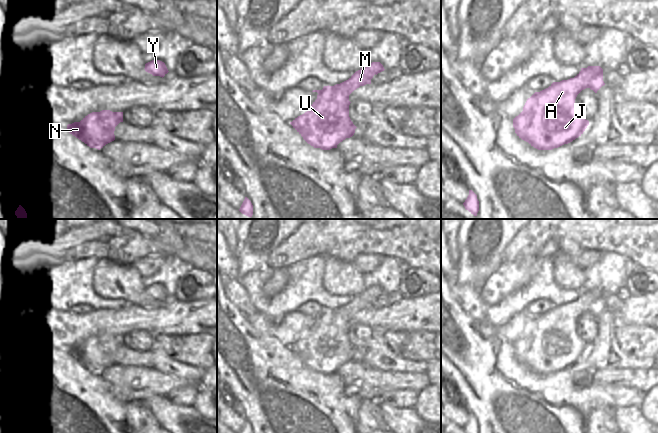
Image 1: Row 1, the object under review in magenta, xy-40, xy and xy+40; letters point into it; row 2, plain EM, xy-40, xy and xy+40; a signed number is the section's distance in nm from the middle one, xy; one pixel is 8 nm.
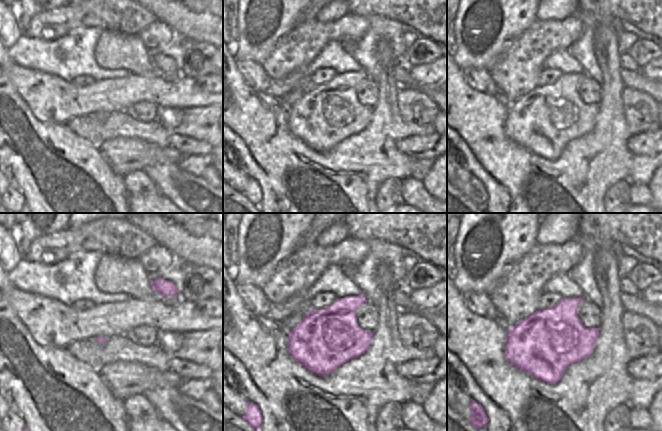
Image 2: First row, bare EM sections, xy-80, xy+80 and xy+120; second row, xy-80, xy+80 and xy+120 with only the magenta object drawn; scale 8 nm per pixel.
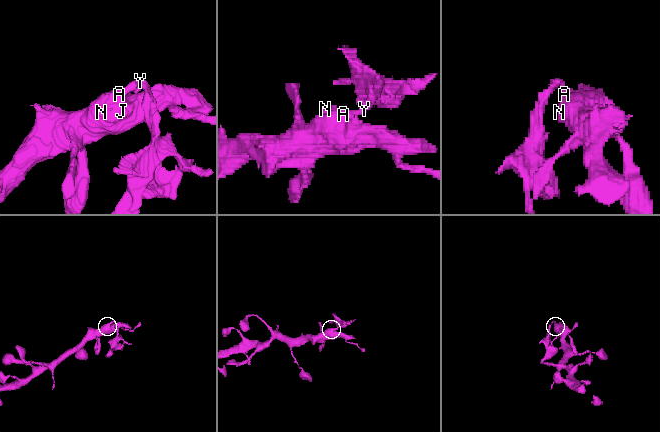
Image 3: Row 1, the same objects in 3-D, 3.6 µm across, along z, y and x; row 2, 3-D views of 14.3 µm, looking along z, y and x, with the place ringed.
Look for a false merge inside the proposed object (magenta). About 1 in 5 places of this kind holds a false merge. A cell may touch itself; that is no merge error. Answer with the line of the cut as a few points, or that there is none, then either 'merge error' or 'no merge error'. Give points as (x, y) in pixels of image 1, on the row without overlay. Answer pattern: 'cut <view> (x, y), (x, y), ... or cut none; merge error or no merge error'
cut xy+40 (587, 291), (590, 295), (602, 298); merge error

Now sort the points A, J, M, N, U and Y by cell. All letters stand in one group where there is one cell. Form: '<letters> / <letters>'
A J M N U / Y

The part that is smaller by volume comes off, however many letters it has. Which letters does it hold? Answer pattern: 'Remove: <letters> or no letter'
Remove: Y.

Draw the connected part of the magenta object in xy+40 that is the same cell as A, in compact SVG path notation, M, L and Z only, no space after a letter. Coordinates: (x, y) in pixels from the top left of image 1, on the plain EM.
M581 292L574 302L553 306L548 312L535 316L527 323L523 335L513 343L515 357L538 374L552 374L572 366L589 349L589 345L575 331L577 319L586 312L597 317L604 309L603 298L590 296L588 292Z

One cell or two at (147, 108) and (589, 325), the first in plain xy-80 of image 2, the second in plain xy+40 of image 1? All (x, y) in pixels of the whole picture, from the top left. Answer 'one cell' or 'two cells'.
one cell

